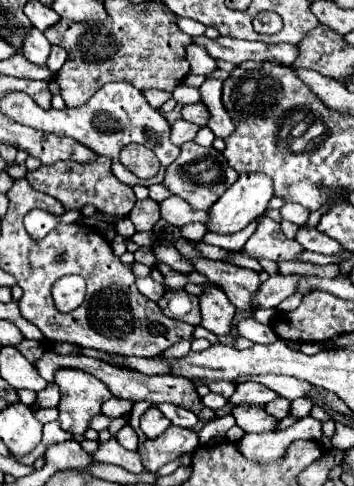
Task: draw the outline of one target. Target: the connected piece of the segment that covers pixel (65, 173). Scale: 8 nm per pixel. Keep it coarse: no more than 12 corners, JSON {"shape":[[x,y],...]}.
{"shape":[[58,161],[28,171],[36,191],[66,211],[94,205],[128,215],[132,187],[116,181],[112,161]]}

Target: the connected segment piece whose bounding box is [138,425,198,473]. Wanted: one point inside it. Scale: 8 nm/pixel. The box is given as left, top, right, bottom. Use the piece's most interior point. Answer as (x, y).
(154, 453)

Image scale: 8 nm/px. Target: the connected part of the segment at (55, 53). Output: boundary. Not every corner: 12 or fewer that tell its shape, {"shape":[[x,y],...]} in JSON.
{"shape":[[52,47],[48,69],[56,73],[66,61],[62,47]]}

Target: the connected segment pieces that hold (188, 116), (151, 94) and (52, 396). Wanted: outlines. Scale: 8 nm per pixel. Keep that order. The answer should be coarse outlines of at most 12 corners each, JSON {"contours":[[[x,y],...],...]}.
{"contours":[[[204,103],[182,107],[182,119],[204,127],[210,111]],[[146,91],[148,103],[154,109],[160,109],[166,99],[170,99],[166,91]],[[48,383],[38,393],[38,407],[56,407],[60,391],[54,383]]]}

